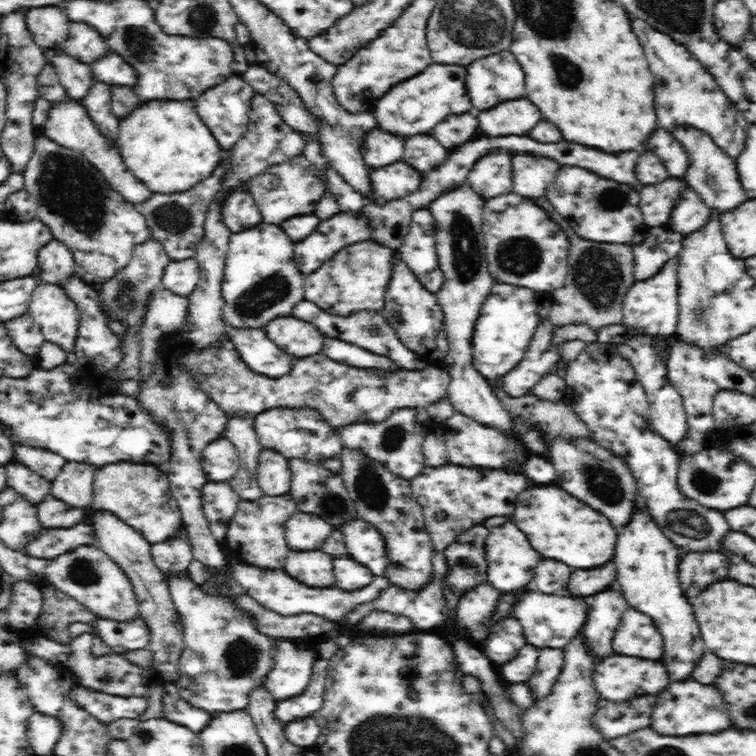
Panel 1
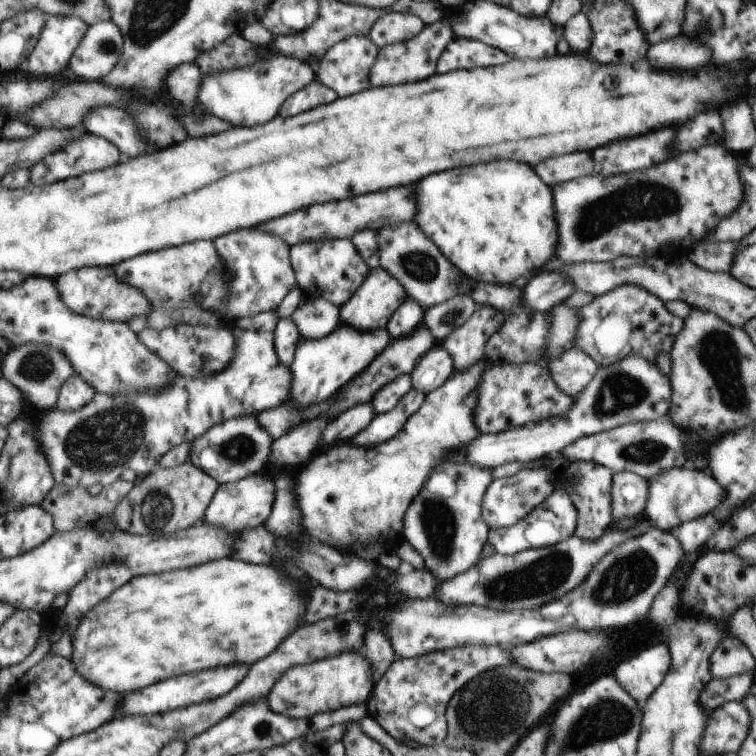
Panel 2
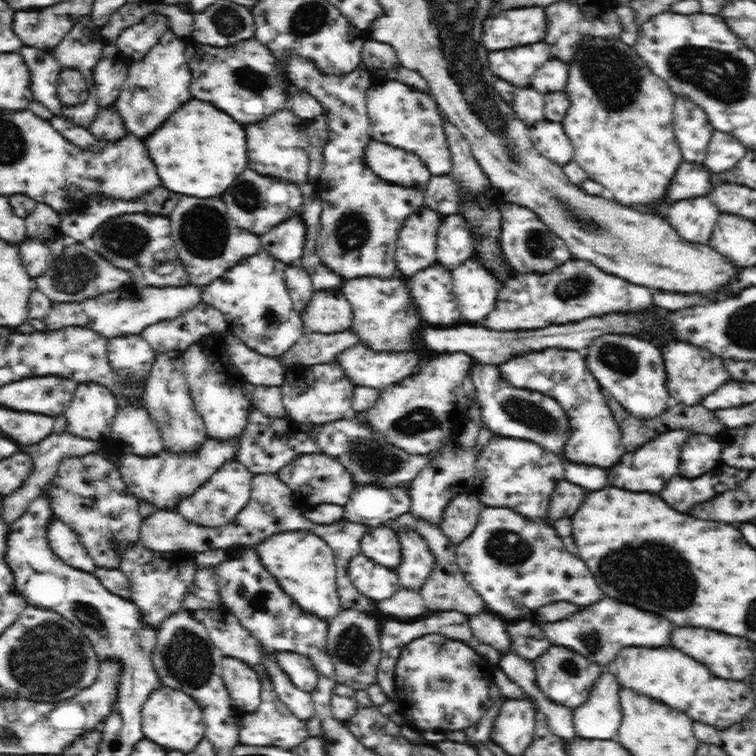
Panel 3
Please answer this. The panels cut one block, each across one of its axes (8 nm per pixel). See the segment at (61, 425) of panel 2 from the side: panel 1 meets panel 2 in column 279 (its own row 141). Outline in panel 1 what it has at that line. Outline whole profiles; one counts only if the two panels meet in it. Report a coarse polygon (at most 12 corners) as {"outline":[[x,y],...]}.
{"outline":[[380,127],[359,152],[370,170],[400,162],[404,138]]}

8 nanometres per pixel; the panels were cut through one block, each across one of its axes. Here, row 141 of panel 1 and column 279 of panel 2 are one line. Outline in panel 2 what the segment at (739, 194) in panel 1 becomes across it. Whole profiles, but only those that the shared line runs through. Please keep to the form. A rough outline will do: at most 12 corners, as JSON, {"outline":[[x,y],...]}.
{"outline":[[361,652],[293,666],[273,684],[273,714],[307,720],[364,704]]}

